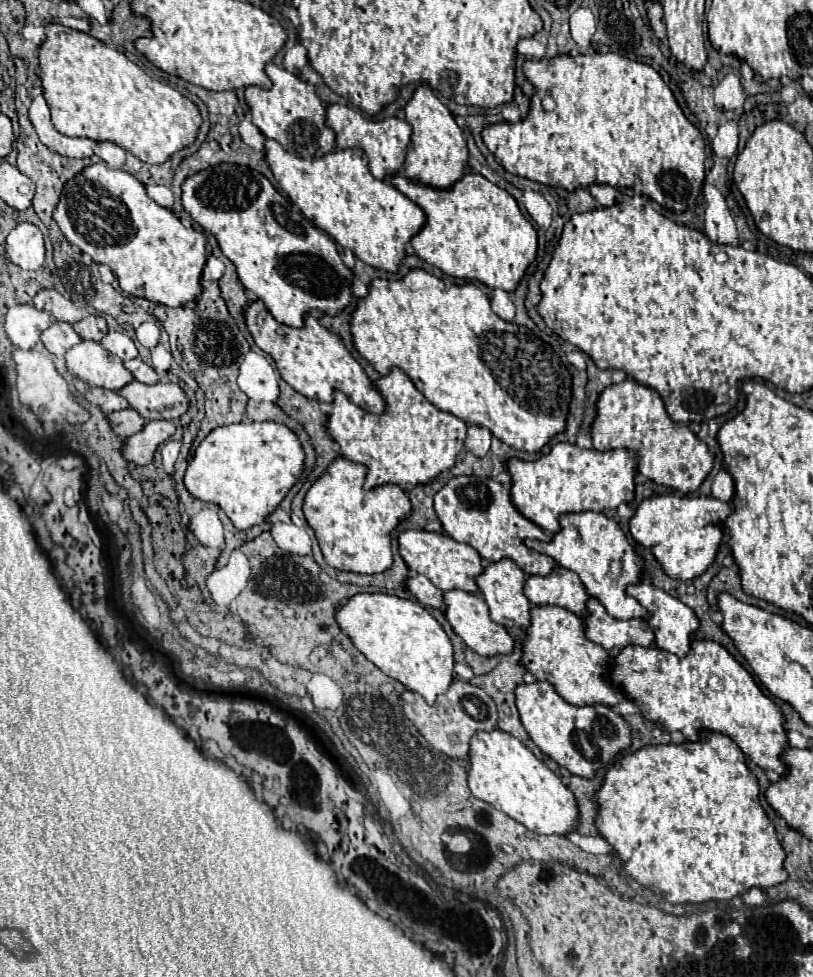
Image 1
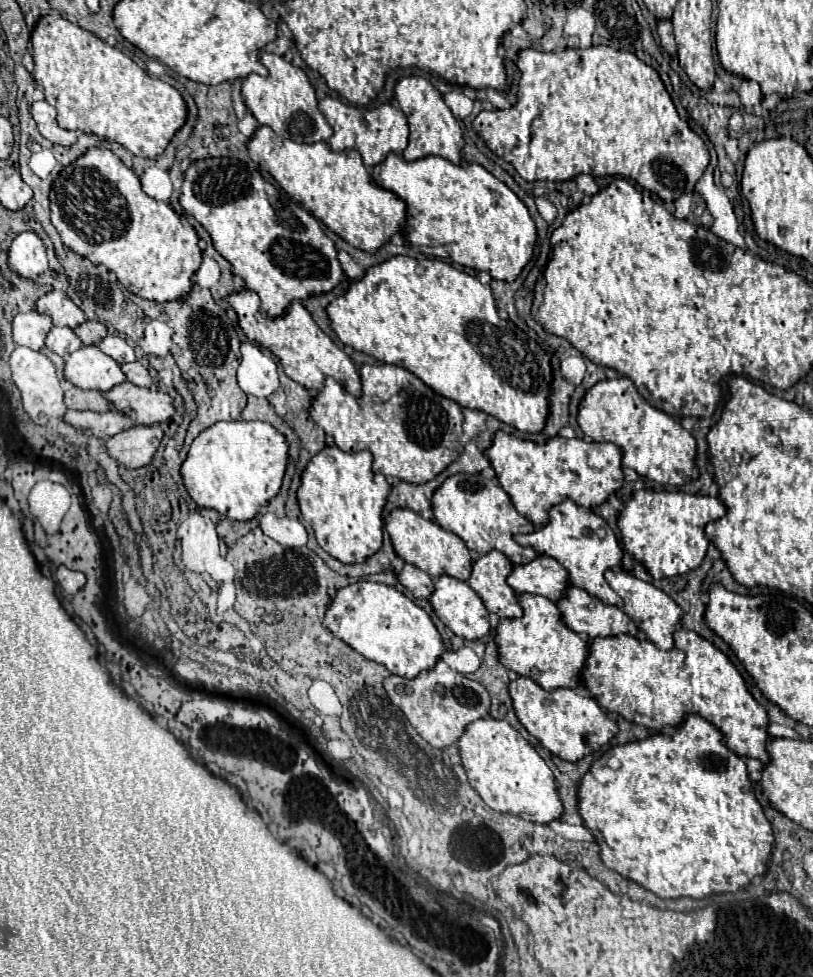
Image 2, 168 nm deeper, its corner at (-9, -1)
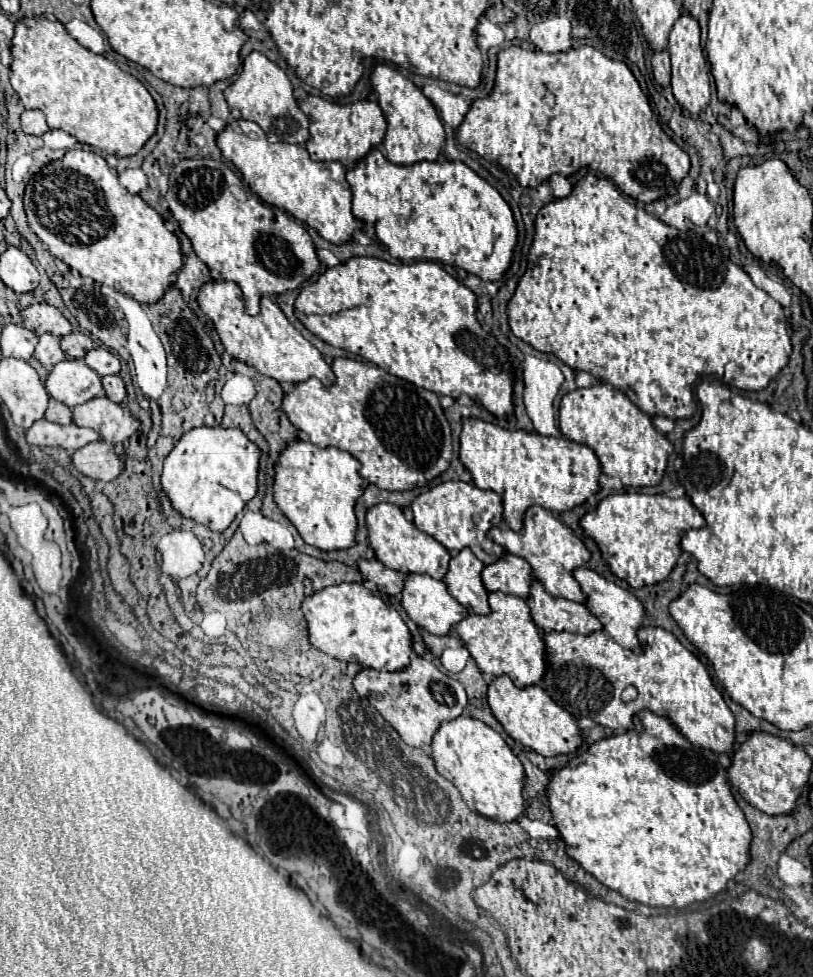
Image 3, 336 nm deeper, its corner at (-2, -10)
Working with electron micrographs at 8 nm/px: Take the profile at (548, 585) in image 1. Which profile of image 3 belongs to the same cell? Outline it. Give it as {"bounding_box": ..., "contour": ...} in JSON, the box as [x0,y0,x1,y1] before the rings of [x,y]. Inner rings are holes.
{"bounding_box":[481,553,537,599],"contour":[[[507,553],[497,563],[487,565],[481,577],[487,591],[503,591],[507,595],[517,595],[521,599],[529,599],[531,585],[537,581],[531,565],[525,559],[511,553]]]}

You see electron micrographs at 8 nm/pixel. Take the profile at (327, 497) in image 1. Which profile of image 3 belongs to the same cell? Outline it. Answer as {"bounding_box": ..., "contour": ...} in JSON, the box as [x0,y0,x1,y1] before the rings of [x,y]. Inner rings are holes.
{"bounding_box":[275,441,363,551],"contour":[[[293,441],[281,453],[275,465],[275,503],[283,511],[283,515],[295,525],[299,535],[305,543],[321,549],[321,551],[339,551],[353,547],[355,533],[357,533],[357,517],[355,517],[355,503],[363,495],[363,479],[359,475],[361,463],[349,455],[347,451],[339,451],[335,447],[321,449],[309,441]]]}

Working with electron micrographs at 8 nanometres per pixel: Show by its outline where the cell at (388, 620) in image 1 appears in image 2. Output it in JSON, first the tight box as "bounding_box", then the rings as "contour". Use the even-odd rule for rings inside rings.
{"bounding_box":[324,580,444,678],"contour":[[[360,580],[340,588],[326,606],[324,626],[364,658],[404,678],[414,678],[420,670],[432,670],[440,652],[444,652],[442,638],[430,616],[396,588],[378,582]]]}

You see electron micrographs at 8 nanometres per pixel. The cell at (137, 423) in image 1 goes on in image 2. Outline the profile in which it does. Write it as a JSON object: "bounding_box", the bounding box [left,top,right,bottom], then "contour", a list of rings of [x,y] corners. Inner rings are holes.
{"bounding_box":[64,410,134,438],"contour":[[[68,410],[64,414],[64,422],[78,428],[78,430],[84,430],[96,438],[110,438],[130,426],[134,426],[134,422],[124,416],[124,414],[118,414],[118,412],[78,412],[78,410]]]}

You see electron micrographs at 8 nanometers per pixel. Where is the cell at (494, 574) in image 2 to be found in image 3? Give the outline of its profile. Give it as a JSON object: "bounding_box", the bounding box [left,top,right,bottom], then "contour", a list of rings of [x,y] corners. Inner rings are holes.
{"bounding_box":[443,549,491,615],"contour":[[[463,549],[451,559],[449,571],[443,579],[447,583],[449,593],[473,615],[491,613],[489,593],[481,579],[483,567],[485,563],[479,561],[471,549]]]}

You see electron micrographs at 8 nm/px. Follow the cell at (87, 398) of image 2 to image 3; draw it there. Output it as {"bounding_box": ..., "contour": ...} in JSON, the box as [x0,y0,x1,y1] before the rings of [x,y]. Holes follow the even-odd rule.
{"bounding_box":[45,399,73,425],"contour":[[[49,399],[49,407],[47,407],[45,419],[47,421],[55,421],[55,423],[63,423],[63,425],[69,425],[73,421],[73,411],[65,403],[55,401],[55,399]]]}

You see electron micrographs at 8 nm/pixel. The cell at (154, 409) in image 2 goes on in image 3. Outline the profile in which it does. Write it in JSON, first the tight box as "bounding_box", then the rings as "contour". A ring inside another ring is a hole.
{"bounding_box":[73,395,141,445],"contour":[[[99,395],[73,409],[73,423],[79,427],[91,427],[101,433],[103,441],[113,445],[123,445],[135,435],[141,427],[139,417],[135,417],[129,407],[111,401],[105,395]]]}

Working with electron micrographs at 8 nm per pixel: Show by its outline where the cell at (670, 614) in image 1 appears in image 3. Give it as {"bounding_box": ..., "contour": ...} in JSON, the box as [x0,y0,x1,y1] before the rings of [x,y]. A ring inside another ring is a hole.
{"bounding_box":[575,567,647,653],"contour":[[[579,567],[575,571],[575,579],[579,579],[585,595],[587,595],[587,609],[603,623],[605,631],[623,647],[635,651],[635,653],[643,653],[641,649],[641,643],[639,643],[639,637],[637,637],[637,631],[643,627],[643,621],[647,619],[647,609],[645,605],[633,595],[629,593],[627,589],[607,581],[605,577],[601,577],[599,573],[587,569],[587,567]]]}

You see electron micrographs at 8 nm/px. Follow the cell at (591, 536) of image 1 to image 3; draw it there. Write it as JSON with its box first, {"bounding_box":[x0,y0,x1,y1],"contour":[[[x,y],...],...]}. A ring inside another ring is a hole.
{"bounding_box":[487,505,591,603],"contour":[[[533,505],[533,507],[527,509],[525,525],[519,533],[511,531],[507,527],[505,529],[495,527],[487,535],[489,535],[489,539],[493,539],[501,547],[505,547],[509,553],[513,553],[521,559],[527,559],[531,563],[533,575],[545,585],[545,591],[549,595],[563,597],[563,599],[569,599],[569,601],[575,601],[575,603],[585,603],[587,601],[587,595],[583,593],[583,589],[581,589],[579,581],[575,579],[573,571],[579,569],[579,567],[585,567],[589,563],[591,551],[585,547],[585,543],[575,535],[575,531],[571,527],[561,523],[557,513],[553,513],[545,507]]]}

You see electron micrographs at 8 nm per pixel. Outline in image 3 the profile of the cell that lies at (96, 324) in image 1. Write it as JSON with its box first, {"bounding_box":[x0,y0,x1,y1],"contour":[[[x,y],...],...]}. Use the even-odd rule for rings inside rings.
{"bounding_box":[61,331,93,359],"contour":[[[73,331],[61,339],[61,349],[69,359],[83,359],[93,349],[93,339],[81,331]]]}

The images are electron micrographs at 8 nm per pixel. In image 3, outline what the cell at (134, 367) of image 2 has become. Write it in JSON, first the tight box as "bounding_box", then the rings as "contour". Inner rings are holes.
{"bounding_box":[101,375,127,403],"contour":[[[107,375],[101,379],[103,383],[103,389],[105,389],[105,395],[109,399],[115,399],[115,403],[123,403],[125,397],[127,397],[127,389],[125,389],[125,383],[119,375]]]}

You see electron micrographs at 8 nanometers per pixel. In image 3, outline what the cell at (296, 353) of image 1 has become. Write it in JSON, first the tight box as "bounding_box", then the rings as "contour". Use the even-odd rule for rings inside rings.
{"bounding_box":[199,281,335,387],"contour":[[[211,281],[201,287],[199,291],[199,307],[201,311],[215,323],[215,329],[225,345],[225,351],[245,361],[247,365],[253,365],[259,373],[273,377],[279,383],[293,383],[299,385],[307,381],[309,377],[317,377],[325,387],[331,387],[335,383],[335,373],[331,365],[323,359],[323,355],[317,351],[315,345],[311,345],[283,315],[281,307],[275,303],[273,297],[263,297],[261,313],[257,317],[251,317],[245,313],[243,293],[235,283],[227,281]]]}

